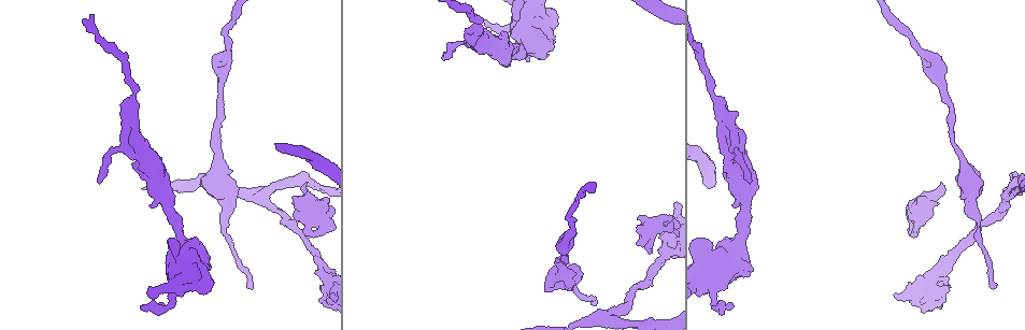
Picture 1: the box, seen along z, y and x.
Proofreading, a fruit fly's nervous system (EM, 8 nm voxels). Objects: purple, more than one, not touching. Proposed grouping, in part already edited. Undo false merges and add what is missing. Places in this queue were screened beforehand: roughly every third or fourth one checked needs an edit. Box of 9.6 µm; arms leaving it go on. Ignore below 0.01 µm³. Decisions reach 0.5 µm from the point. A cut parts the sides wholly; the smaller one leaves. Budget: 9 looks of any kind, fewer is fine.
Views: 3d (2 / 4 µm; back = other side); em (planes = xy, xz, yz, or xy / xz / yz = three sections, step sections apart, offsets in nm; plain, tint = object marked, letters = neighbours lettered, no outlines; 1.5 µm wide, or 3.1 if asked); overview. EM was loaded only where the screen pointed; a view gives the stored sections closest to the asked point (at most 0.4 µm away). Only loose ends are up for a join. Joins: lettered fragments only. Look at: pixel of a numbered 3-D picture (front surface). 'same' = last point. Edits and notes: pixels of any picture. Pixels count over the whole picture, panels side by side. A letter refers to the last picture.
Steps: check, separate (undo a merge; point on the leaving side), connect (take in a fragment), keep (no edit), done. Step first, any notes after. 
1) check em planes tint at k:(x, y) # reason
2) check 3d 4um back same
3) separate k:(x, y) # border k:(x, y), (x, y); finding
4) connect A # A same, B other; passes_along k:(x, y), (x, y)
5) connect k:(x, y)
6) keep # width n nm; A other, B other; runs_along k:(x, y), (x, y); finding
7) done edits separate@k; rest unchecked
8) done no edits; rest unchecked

check 3d 2um back at 1:(444, 57)

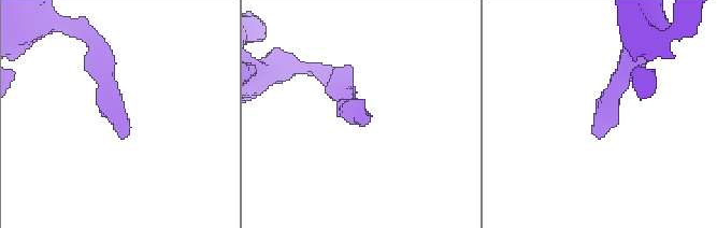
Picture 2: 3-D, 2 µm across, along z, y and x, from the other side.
check em xz step 8 letters at 2:(366, 121)

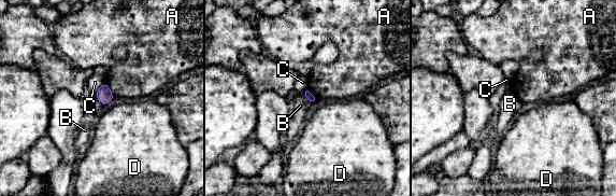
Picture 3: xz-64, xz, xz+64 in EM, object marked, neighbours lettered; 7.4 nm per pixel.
check em planes letters same

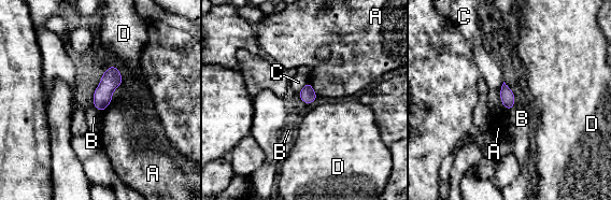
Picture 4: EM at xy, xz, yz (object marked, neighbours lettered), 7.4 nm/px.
keep # width 100 nm; A other, B other, C other, D other; border 4:(502, 82), (499, 97), (505, 109); none of them fits

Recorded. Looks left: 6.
check 3d 2um back at 1:(484, 21) # an open end

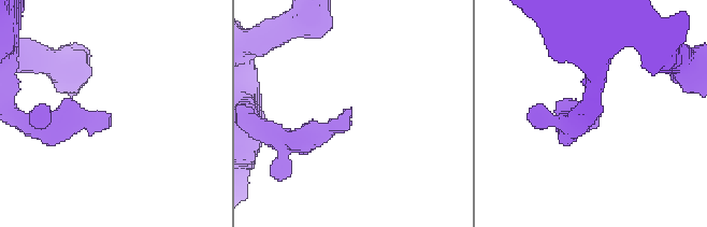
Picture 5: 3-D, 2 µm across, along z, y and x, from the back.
check em planes letters at 5:(595, 122) # shape alone is not enough

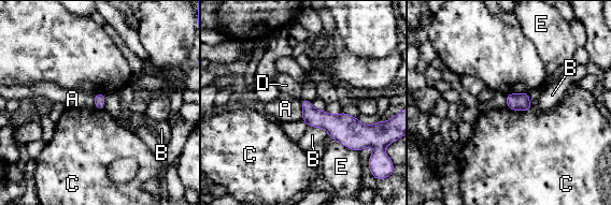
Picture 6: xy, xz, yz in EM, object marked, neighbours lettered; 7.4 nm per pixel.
keep # A other, B other, C other, D other, E other; border 6:(300, 100), (302, 118); none of them fits

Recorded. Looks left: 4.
check 3d 4um at 1:(597, 302) # thin end

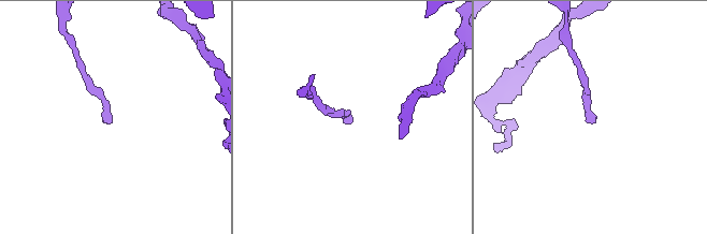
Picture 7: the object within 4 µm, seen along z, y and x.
check em planes letters at 7:(350, 119) # need the tissue

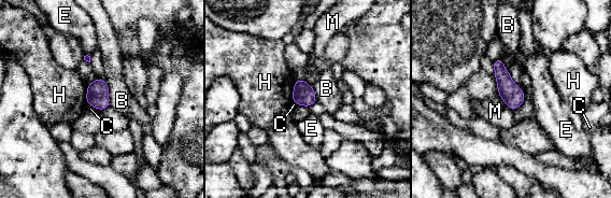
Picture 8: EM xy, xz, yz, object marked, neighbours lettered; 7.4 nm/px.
keep # B other, C other, E other, H other, M other; no lettered fragment goes on from it

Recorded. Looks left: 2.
check em planes tint at 1:(322, 275) # thick turns thin

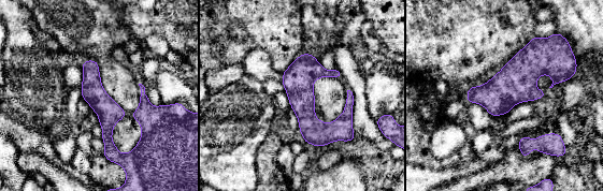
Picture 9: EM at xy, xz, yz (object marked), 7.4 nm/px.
check em planes letters same # what lies round it

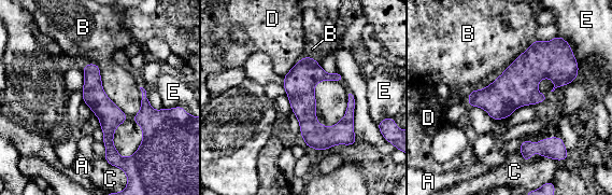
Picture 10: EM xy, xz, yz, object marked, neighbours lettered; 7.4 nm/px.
keep # A other, B other, C other, D other, E other; runs_along 10:(570, 78), (529, 71), (470, 100); all the same neuron

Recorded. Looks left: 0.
done no edits; rest unchecked

